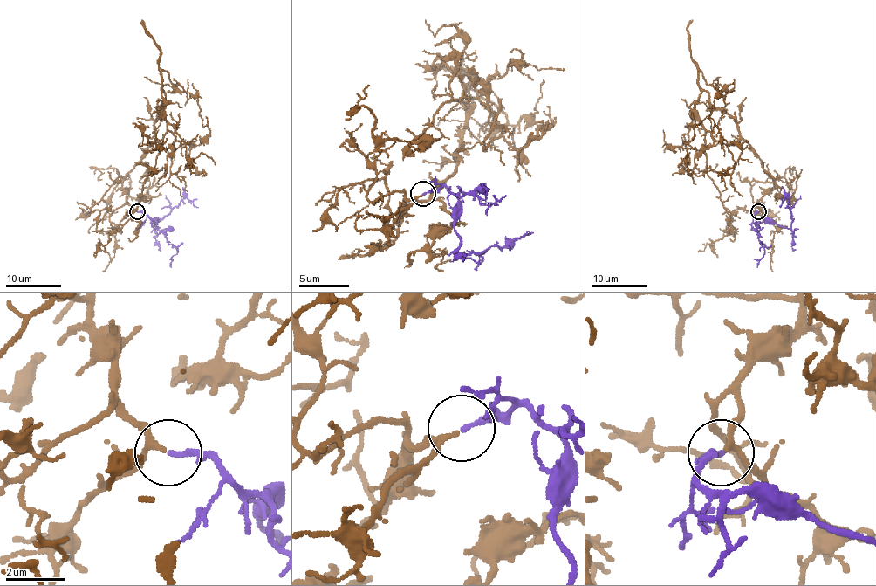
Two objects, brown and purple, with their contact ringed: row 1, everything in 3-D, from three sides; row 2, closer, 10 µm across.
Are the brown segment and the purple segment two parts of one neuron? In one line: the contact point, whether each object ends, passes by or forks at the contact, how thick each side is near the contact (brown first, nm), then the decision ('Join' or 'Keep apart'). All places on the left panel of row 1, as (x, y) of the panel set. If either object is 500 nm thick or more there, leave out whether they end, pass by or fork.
Place: (137, 211). At the ring brown passes by. At the ring purple ends. Thickness 150 nm (brown) against 170 nm. Join

